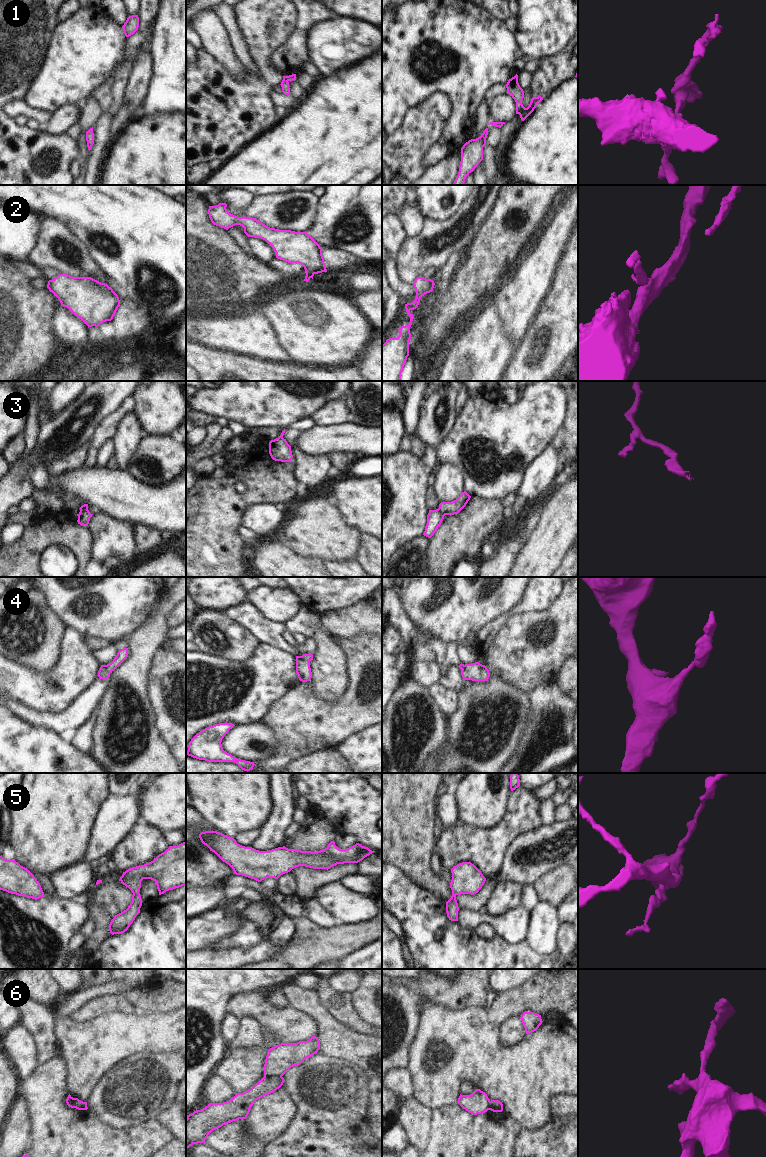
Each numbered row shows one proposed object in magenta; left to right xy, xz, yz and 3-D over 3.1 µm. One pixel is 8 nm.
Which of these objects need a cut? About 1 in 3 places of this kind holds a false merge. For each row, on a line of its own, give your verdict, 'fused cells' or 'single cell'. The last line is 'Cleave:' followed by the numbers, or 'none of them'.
1: single cell
2: single cell
3: fused cells
4: single cell
5: single cell
6: fused cells
Cleave: 3, 6

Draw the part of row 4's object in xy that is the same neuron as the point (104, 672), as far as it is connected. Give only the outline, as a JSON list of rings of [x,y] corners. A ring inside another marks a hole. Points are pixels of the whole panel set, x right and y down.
[[[123,648],[118,651],[116,657],[110,664],[101,665],[98,671],[98,677],[100,679],[108,679],[110,674],[128,657],[128,649]]]

